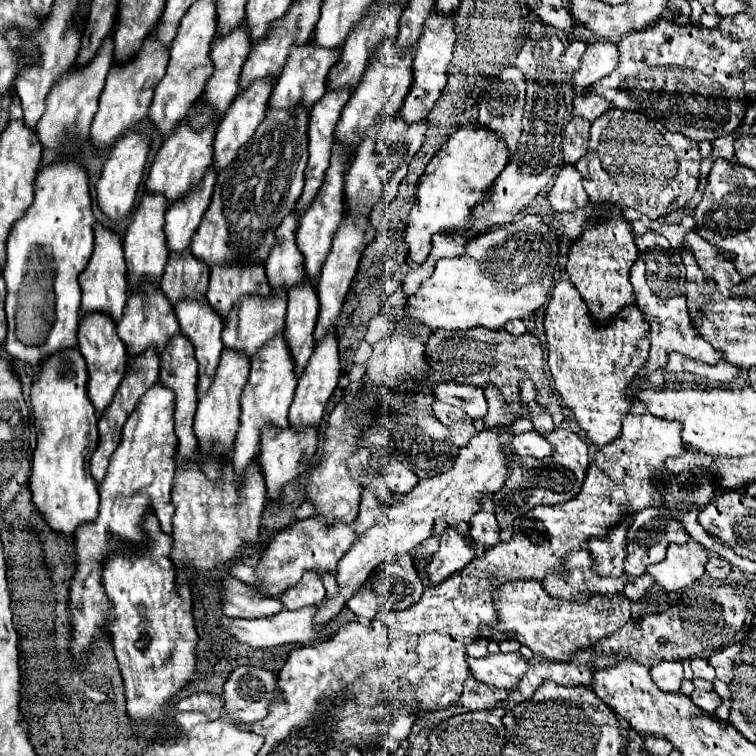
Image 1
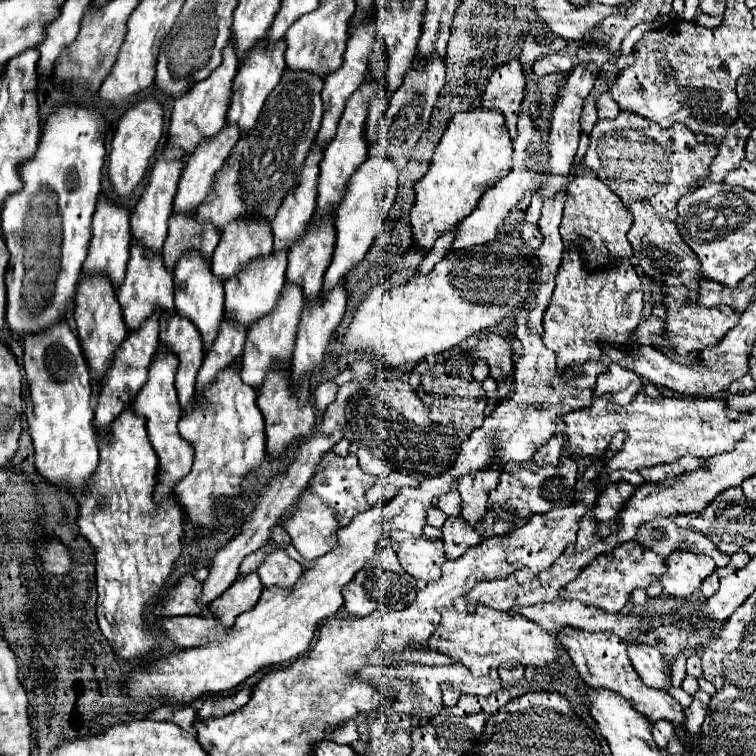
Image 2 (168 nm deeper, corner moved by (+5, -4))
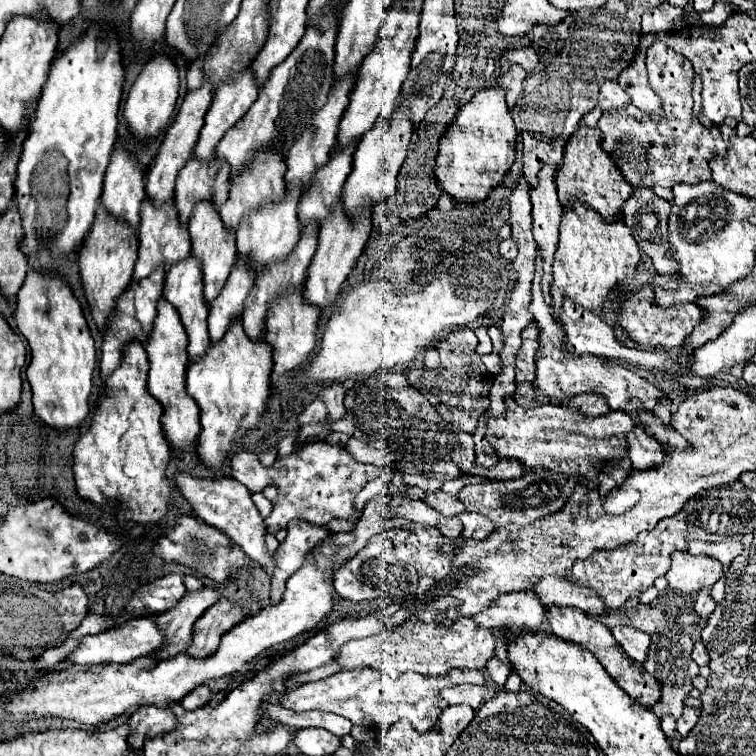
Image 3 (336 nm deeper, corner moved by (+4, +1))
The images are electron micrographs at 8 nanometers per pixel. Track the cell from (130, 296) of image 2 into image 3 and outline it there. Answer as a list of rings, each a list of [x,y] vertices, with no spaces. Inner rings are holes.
[[[144,199],[140,209],[140,231],[138,231],[138,261],[134,265],[132,281],[140,281],[148,277],[156,267],[168,267],[178,261],[184,261],[190,255],[190,237],[184,225],[178,221],[178,213],[174,209],[174,201],[164,203],[162,207],[154,207],[152,201]]]

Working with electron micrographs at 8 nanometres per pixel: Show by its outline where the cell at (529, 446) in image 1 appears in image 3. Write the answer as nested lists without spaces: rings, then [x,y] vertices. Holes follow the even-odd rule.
[[[508,397],[506,415],[488,421],[486,437],[500,457],[514,457],[524,461],[528,467],[596,479],[602,463],[628,455],[628,433],[636,427],[650,431],[650,435],[664,447],[692,449],[692,445],[684,441],[684,437],[680,437],[672,425],[664,425],[658,417],[654,417],[654,413],[640,413],[640,423],[636,423],[632,417],[628,417],[628,413],[610,411],[600,417],[588,417],[584,413],[576,413],[576,409],[568,409],[568,405],[562,403],[544,403],[540,407],[524,409],[512,397]]]

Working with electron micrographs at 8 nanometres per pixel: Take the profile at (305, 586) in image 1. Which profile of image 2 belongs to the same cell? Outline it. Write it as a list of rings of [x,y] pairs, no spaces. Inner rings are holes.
[[[273,544],[273,550],[259,564],[257,574],[265,586],[287,586],[291,588],[303,574],[303,566],[291,560],[283,548]]]

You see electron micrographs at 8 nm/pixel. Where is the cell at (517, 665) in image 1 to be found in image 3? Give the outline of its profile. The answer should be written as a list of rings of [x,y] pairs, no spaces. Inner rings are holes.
[[[354,669],[354,671],[340,671],[340,673],[334,673],[330,677],[324,677],[320,681],[312,681],[312,683],[302,683],[300,687],[288,691],[286,695],[280,697],[280,703],[288,709],[294,709],[294,711],[310,711],[310,709],[320,709],[320,711],[330,711],[330,713],[336,713],[336,715],[342,715],[346,719],[350,719],[354,725],[362,725],[362,727],[372,727],[372,723],[376,727],[384,727],[388,729],[392,723],[400,721],[400,719],[408,719],[412,723],[412,727],[418,731],[418,733],[426,733],[434,727],[438,715],[442,713],[444,707],[448,707],[448,703],[442,699],[440,695],[440,689],[444,687],[454,687],[454,685],[460,685],[460,683],[472,683],[472,685],[480,685],[480,687],[486,687],[486,679],[480,671],[470,671],[468,675],[462,673],[462,671],[452,671],[452,673],[446,673],[442,677],[424,677],[416,671],[406,671],[415,673],[400,673],[400,675],[388,675],[388,673],[380,673],[376,669]]]

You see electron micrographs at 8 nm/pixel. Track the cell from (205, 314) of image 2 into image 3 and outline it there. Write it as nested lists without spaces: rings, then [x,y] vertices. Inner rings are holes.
[[[200,201],[200,205],[196,203],[196,209],[192,211],[192,217],[188,221],[188,233],[192,243],[190,255],[200,261],[202,269],[204,301],[210,305],[210,301],[220,295],[220,289],[224,287],[224,283],[228,281],[228,273],[232,271],[232,263],[236,261],[236,237],[226,231],[218,211],[210,205],[210,201]]]

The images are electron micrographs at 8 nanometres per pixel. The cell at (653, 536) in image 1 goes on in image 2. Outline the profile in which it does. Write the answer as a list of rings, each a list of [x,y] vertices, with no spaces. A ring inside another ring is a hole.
[[[653,518],[651,524],[639,528],[639,534],[647,534],[643,544],[649,546],[653,552],[661,554],[663,558],[667,558],[675,550],[689,550],[689,552],[703,552],[711,556],[719,568],[731,562],[731,556],[723,554],[709,538],[693,530],[679,528],[673,522],[673,518]]]

